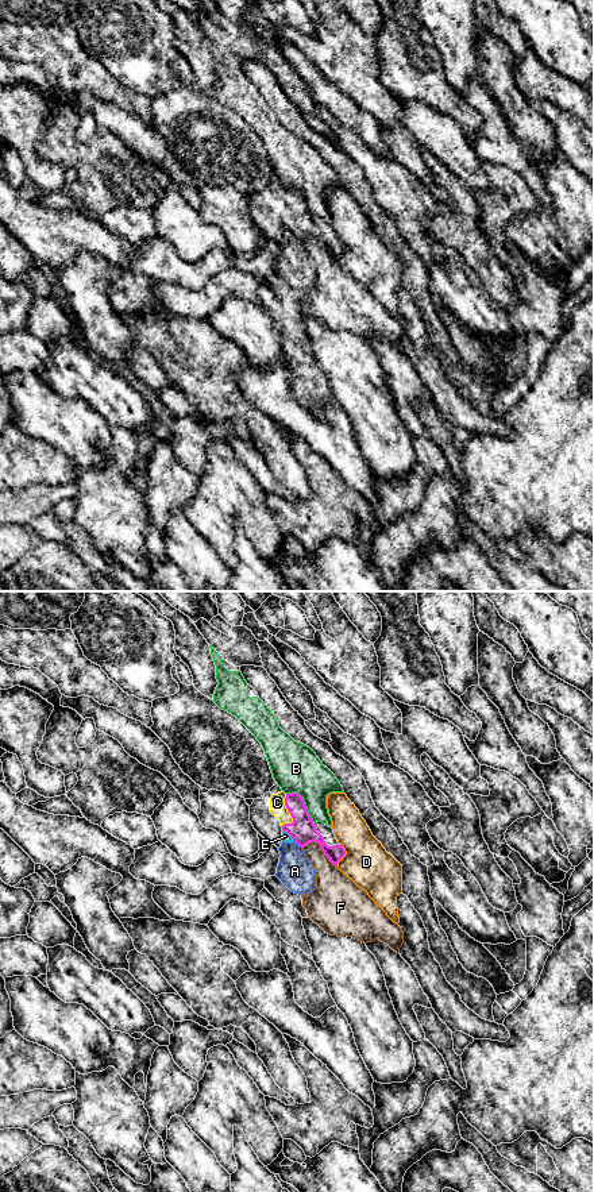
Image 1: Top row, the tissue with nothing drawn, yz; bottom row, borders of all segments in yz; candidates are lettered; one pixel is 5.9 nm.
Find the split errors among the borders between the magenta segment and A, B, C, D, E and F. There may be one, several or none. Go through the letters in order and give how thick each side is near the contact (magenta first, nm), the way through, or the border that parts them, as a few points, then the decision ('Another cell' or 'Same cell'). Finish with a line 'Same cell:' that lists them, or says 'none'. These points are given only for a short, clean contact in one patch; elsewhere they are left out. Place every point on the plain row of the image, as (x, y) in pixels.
A: Thickness 160 nm (magenta) against 200 nm. Boundary: yz (293, 235), (301, 243). Another cell
B: Thickness 160 nm (magenta) against 280 nm. Another cell
C: Thickness 160 nm (magenta) against 100 nm. Same cell
D: Thickness 110 nm (magenta) against 280 nm. Another cell
E: Thickness 160 nm (magenta) against 50 nm. Boundary: yz (282, 224), (293, 235). Another cell
F: Thickness 160 nm (magenta) against 200 nm. Another cell
Same cell: C

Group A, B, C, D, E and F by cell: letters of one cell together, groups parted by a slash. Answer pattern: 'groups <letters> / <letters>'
groups A E / B / C / D / F

